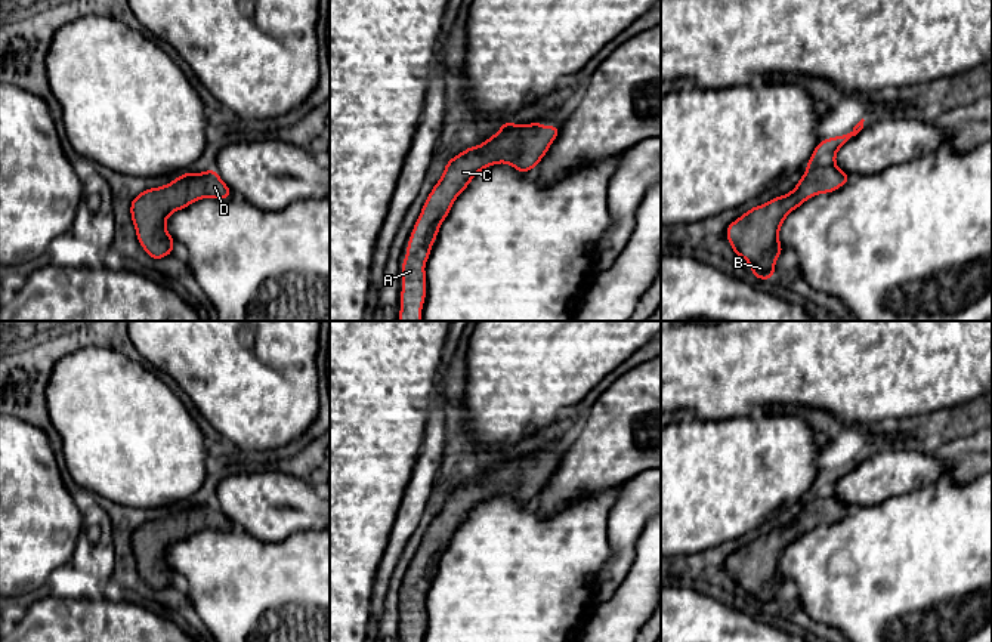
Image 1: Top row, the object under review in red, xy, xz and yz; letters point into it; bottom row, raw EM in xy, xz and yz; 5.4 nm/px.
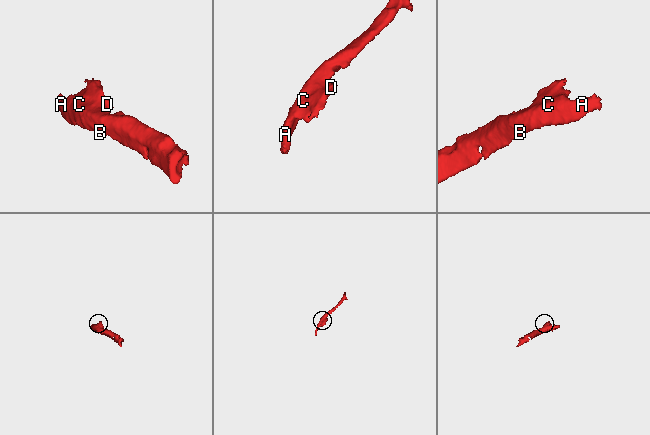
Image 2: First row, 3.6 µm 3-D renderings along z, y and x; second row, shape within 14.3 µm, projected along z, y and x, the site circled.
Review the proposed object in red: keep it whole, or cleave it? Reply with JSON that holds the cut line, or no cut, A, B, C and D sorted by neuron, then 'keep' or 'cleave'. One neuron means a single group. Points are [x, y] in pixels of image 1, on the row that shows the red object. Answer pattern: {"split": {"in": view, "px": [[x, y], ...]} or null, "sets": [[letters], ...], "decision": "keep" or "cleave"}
{"split": null, "sets": [["A", "B", "C", "D"]], "decision": "keep"}

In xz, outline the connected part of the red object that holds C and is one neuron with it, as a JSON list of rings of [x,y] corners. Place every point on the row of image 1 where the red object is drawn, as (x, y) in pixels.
[[[503,123],[501,129],[482,145],[470,146],[448,160],[442,178],[433,185],[424,201],[417,223],[408,240],[407,256],[402,262],[401,312],[398,321],[421,321],[426,299],[424,265],[439,226],[448,216],[455,198],[483,169],[506,163],[519,173],[535,169],[557,138],[560,126],[528,126]]]

